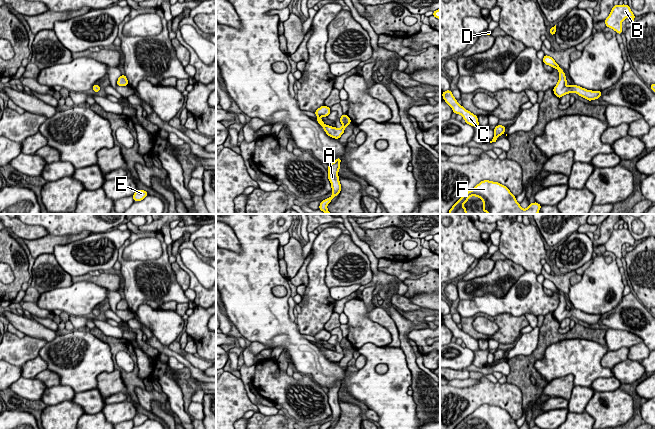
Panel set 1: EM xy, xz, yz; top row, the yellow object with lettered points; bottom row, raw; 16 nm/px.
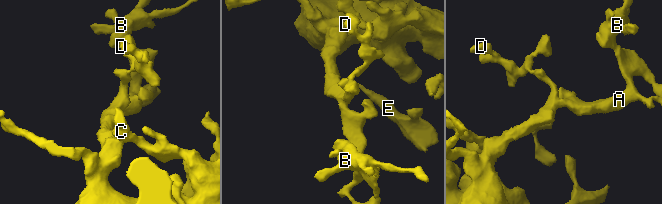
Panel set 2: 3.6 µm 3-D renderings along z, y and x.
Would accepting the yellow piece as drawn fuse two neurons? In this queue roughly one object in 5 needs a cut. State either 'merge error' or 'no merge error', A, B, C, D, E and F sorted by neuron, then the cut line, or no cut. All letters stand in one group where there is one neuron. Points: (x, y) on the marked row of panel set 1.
no merge error | A B C D E F | no cut

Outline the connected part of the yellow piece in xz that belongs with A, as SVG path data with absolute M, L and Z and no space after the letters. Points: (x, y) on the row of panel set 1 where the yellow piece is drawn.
M338 157L334 162L330 163L328 165L328 179L331 183L331 187L332 187L332 196L322 200L320 205L319 205L319 210L325 212L326 214L331 214L328 209L327 209L327 205L331 202L331 200L340 194L341 192L341 184L339 181L339 176L338 176L338 172L340 169L340 162L341 162L341 158Z

